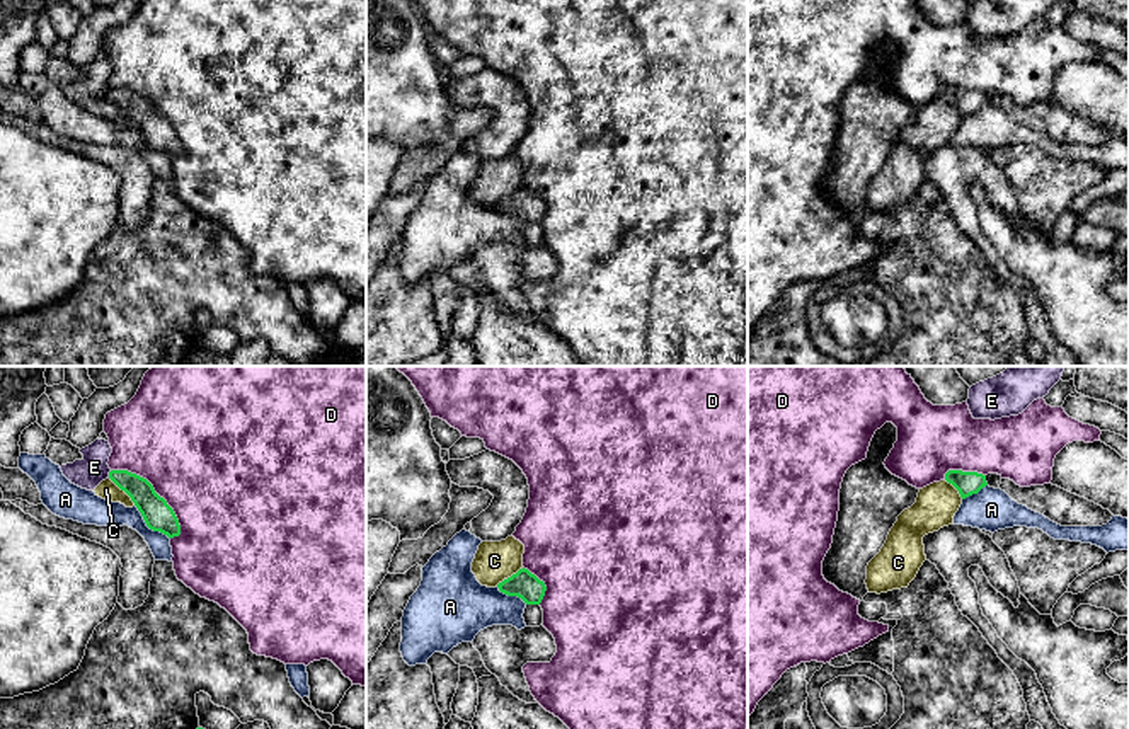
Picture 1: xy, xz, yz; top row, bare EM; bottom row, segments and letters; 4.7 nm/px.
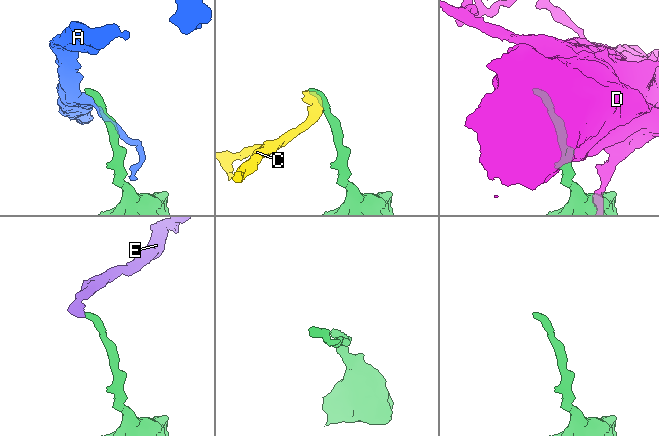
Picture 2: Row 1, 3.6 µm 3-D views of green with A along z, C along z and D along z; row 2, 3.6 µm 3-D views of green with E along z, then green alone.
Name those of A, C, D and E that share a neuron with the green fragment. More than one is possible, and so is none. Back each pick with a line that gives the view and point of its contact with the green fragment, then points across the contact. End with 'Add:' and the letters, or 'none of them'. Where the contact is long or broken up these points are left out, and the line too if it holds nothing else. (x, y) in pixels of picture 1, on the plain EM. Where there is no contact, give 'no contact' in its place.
Add: none of them

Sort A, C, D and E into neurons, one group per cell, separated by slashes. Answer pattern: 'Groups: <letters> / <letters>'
Groups: A / C E / D

